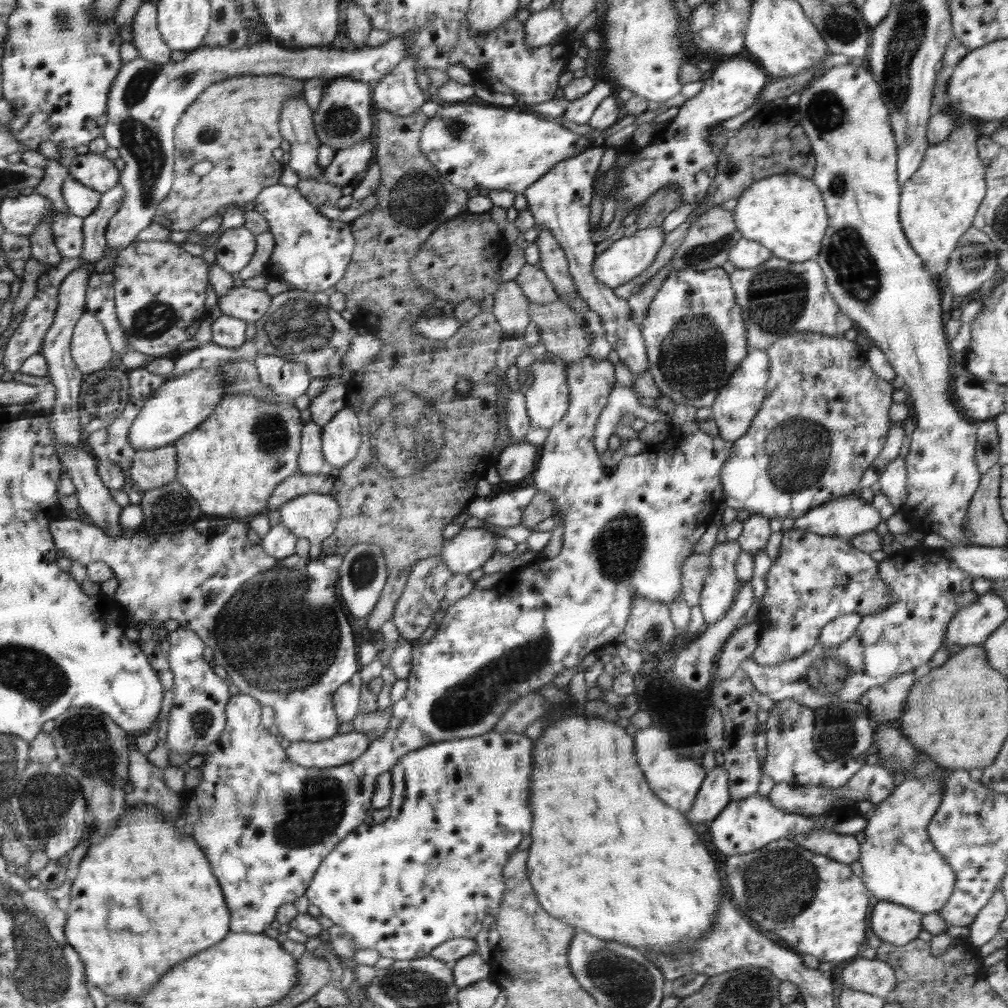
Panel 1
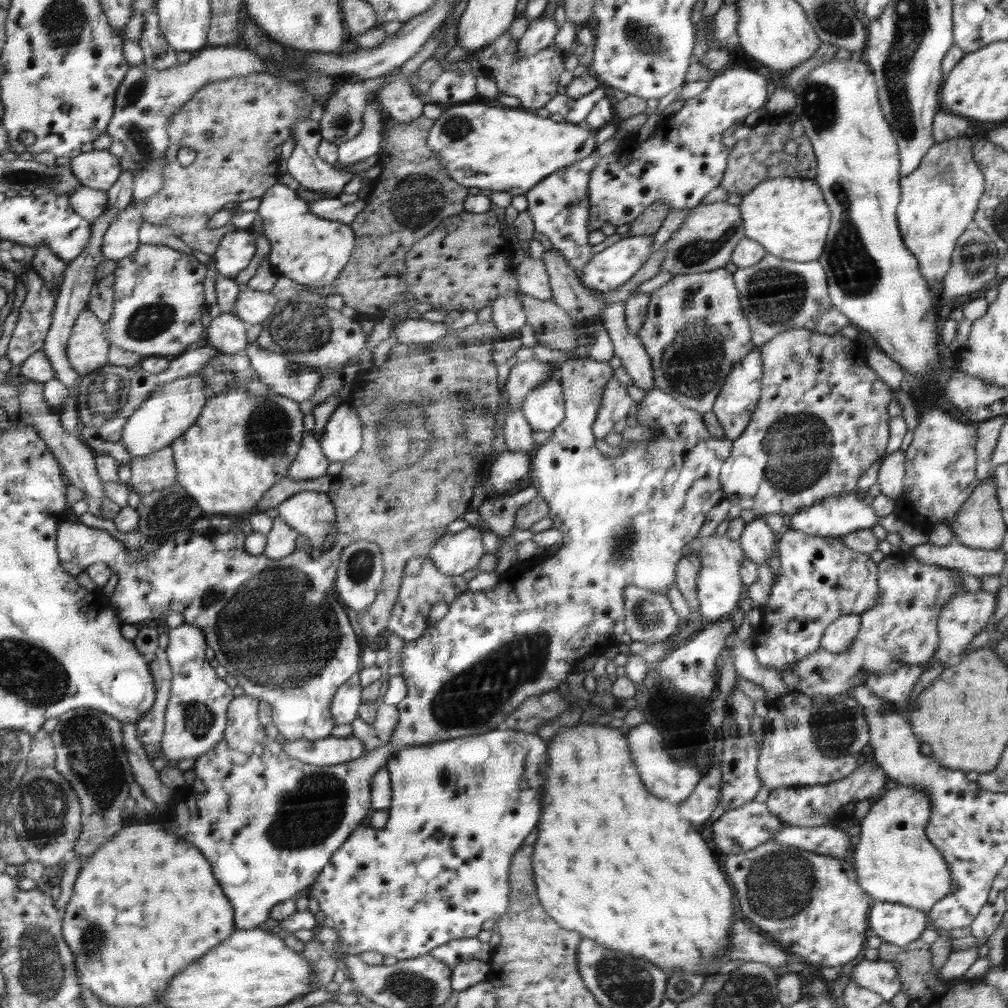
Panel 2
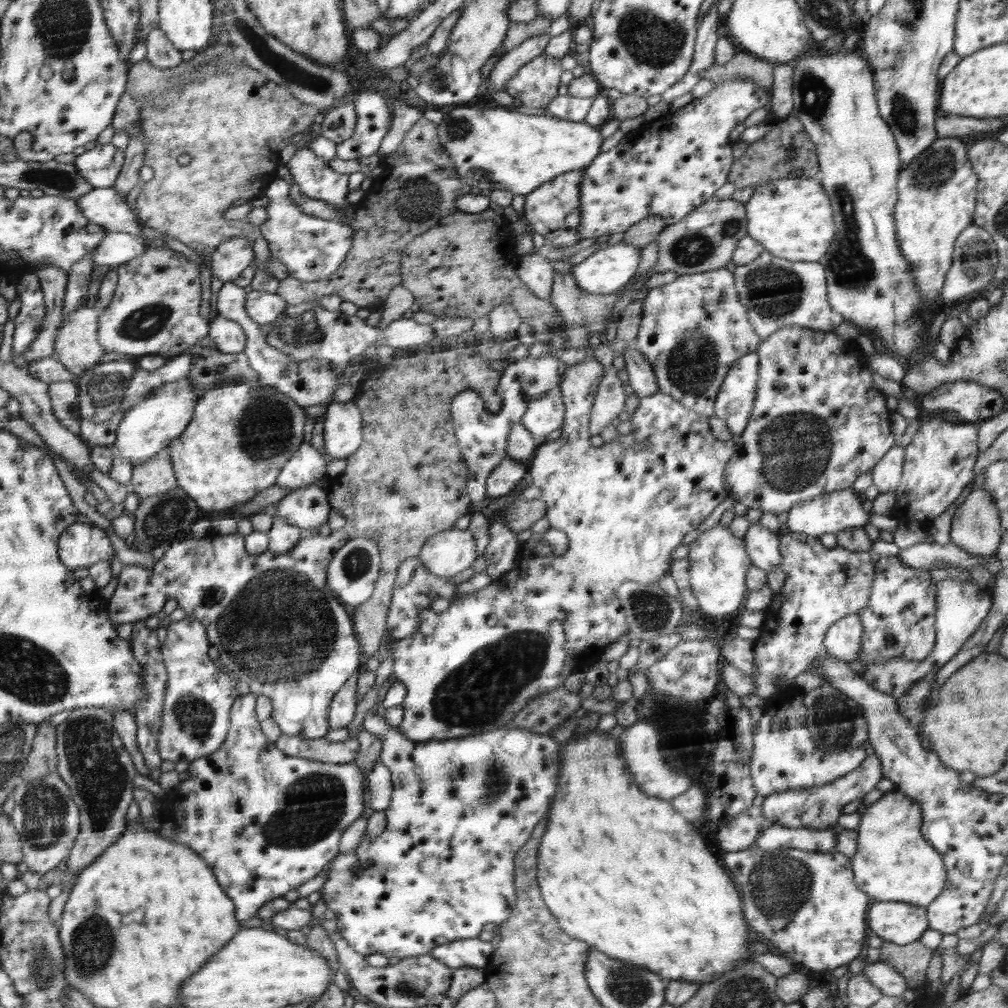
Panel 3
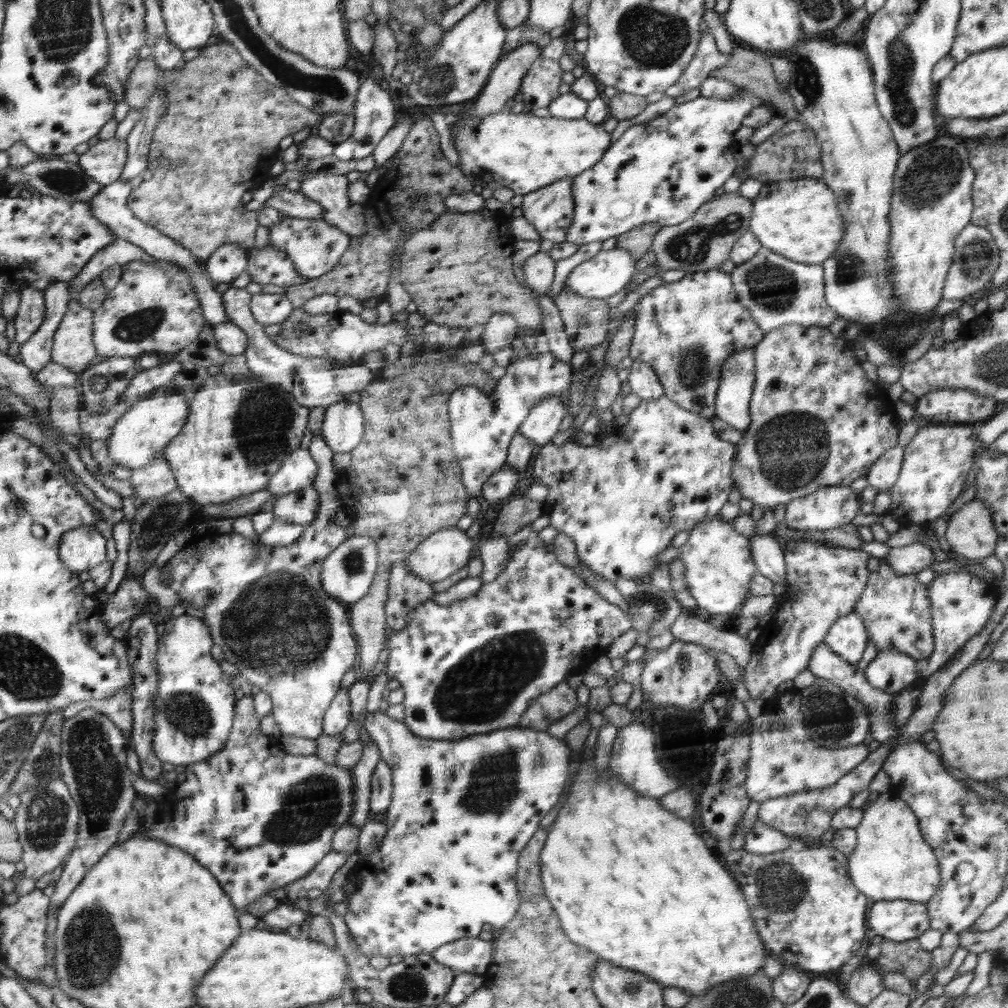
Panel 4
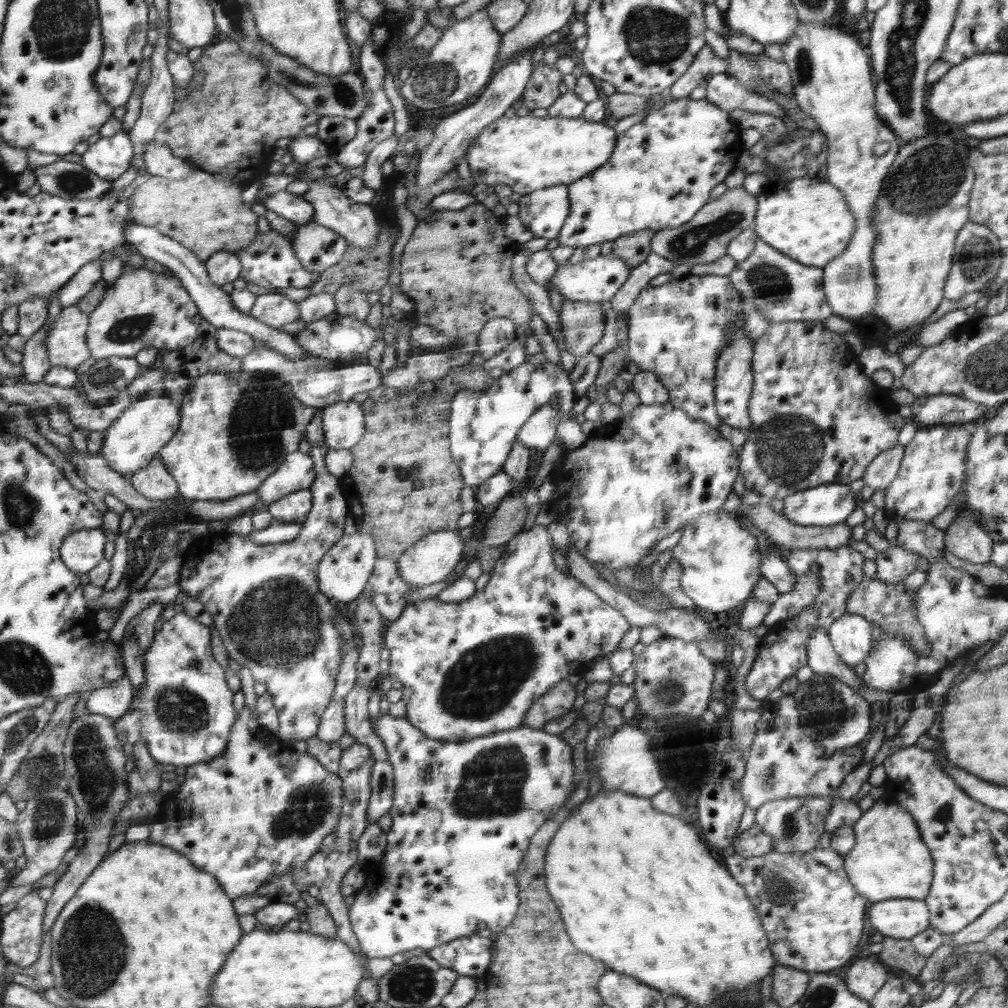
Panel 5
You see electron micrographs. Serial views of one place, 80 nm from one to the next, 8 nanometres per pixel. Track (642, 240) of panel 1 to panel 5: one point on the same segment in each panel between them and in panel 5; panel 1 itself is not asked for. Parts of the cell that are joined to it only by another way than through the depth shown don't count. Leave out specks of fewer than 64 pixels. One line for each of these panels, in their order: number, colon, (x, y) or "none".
2: (613, 266)
3: (608, 270)
4: (599, 277)
5: (598, 279)

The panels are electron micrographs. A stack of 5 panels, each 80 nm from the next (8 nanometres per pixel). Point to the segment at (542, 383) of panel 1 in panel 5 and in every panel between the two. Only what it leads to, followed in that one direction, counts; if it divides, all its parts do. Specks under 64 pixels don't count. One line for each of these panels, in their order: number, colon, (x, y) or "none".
2: (544, 409)
3: (546, 414)
4: (542, 423)
5: (538, 433)

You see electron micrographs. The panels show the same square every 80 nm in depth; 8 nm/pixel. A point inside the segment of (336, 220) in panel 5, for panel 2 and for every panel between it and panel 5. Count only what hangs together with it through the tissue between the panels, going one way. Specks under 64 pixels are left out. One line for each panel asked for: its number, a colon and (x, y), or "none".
2: (313, 173)
3: (315, 178)
4: (330, 191)

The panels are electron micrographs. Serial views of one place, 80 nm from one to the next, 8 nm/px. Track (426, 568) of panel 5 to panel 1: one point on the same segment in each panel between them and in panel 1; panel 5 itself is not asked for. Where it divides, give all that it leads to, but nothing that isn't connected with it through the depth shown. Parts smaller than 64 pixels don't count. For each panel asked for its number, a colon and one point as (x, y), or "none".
1: (468, 550)
2: (454, 554)
3: (451, 551)
4: (445, 552)

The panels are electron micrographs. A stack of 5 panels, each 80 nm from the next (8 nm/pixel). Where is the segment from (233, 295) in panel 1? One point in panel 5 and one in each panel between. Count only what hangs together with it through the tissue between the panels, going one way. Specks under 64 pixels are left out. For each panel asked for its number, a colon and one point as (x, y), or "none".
2: (252, 306)
3: (262, 307)
4: (266, 308)
5: (274, 309)

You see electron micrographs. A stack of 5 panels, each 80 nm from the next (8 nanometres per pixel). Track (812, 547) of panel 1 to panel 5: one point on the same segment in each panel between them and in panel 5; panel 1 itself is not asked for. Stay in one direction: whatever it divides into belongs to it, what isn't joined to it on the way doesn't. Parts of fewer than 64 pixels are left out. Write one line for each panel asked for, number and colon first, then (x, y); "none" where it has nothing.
2: (820, 579)
3: (822, 585)
4: (827, 582)
5: (783, 650)

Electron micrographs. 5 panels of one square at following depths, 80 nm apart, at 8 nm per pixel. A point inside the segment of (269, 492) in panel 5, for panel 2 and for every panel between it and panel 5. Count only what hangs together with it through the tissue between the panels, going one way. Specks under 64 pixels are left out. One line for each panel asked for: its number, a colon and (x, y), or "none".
2: (310, 463)
3: (307, 466)
4: (299, 471)

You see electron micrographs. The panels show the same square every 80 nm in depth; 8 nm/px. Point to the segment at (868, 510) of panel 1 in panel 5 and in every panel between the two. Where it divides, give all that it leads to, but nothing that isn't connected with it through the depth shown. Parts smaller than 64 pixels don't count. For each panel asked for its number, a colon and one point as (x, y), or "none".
2: (835, 516)
3: (831, 513)
4: (828, 508)
5: (828, 504)

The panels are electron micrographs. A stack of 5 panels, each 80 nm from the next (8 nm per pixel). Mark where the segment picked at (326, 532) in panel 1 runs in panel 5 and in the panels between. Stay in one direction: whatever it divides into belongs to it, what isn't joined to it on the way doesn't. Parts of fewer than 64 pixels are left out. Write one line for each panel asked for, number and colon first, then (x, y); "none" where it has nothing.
2: (312, 514)
3: (308, 507)
4: (301, 507)
5: (293, 508)

